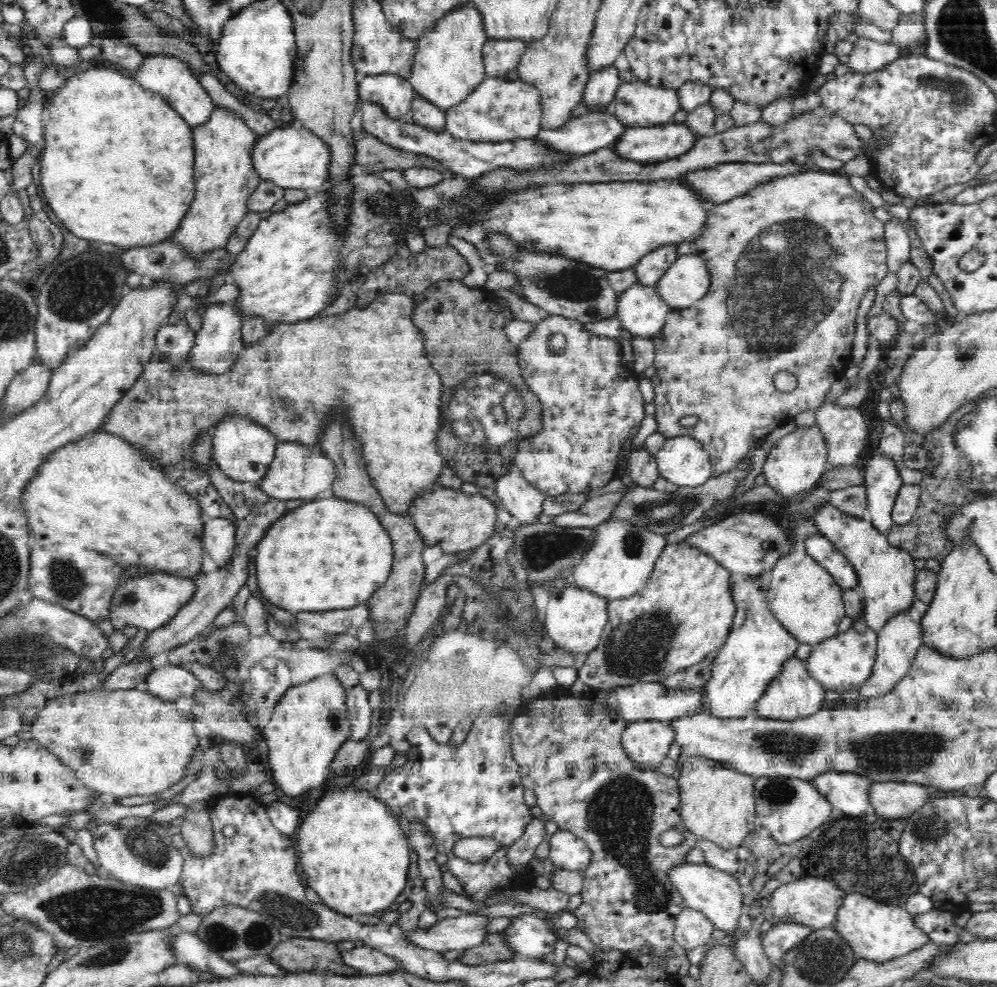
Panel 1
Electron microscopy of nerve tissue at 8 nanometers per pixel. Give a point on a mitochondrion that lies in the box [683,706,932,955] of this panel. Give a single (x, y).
(860, 856)

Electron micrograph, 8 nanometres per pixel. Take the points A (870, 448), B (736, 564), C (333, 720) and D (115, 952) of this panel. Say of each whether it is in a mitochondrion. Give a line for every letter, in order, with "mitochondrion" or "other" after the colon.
A: other
B: other
C: mitochondrion
D: mitochondrion

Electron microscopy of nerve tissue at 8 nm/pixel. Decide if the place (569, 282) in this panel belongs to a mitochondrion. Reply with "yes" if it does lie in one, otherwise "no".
yes

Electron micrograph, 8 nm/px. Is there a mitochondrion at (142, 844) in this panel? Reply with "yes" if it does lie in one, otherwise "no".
yes

